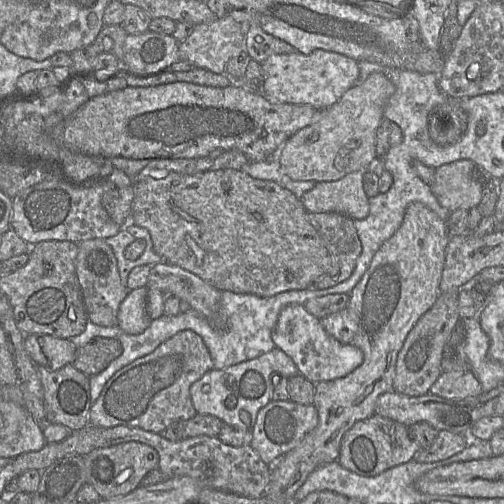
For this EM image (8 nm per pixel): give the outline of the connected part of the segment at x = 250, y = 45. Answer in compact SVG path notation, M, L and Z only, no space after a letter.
M250 24L245 38L245 51L251 60L258 63L271 55L296 52L290 44L267 34L258 24Z

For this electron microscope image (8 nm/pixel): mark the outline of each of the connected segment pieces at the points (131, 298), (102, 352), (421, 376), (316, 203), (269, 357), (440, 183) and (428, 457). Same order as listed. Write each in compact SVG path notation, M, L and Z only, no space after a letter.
M147 287L129 290L120 304L117 315L117 326L126 334L140 334L152 319L146 312Z
M94 337L79 347L73 366L88 377L99 374L122 353L118 338Z
M458 292L440 294L433 307L428 310L409 332L398 353L392 391L407 396L422 396L442 374L441 362L448 353L448 343L460 322Z
M365 171L349 173L337 181L316 183L315 187L306 192L302 198L302 204L308 213L337 212L344 214L353 220L365 219L369 215L369 197L363 188Z
M276 347L253 360L222 370L212 369L205 373L190 387L192 404L198 414L215 416L223 423L251 432L258 411L272 401L273 374L279 374L287 379L298 375L298 369L293 360Z
M459 160L436 168L435 180L430 187L448 212L471 210L482 200L485 175L474 161Z
M441 430L432 445L427 449L421 449L413 460L420 463L444 460L464 450L470 441L467 435Z

